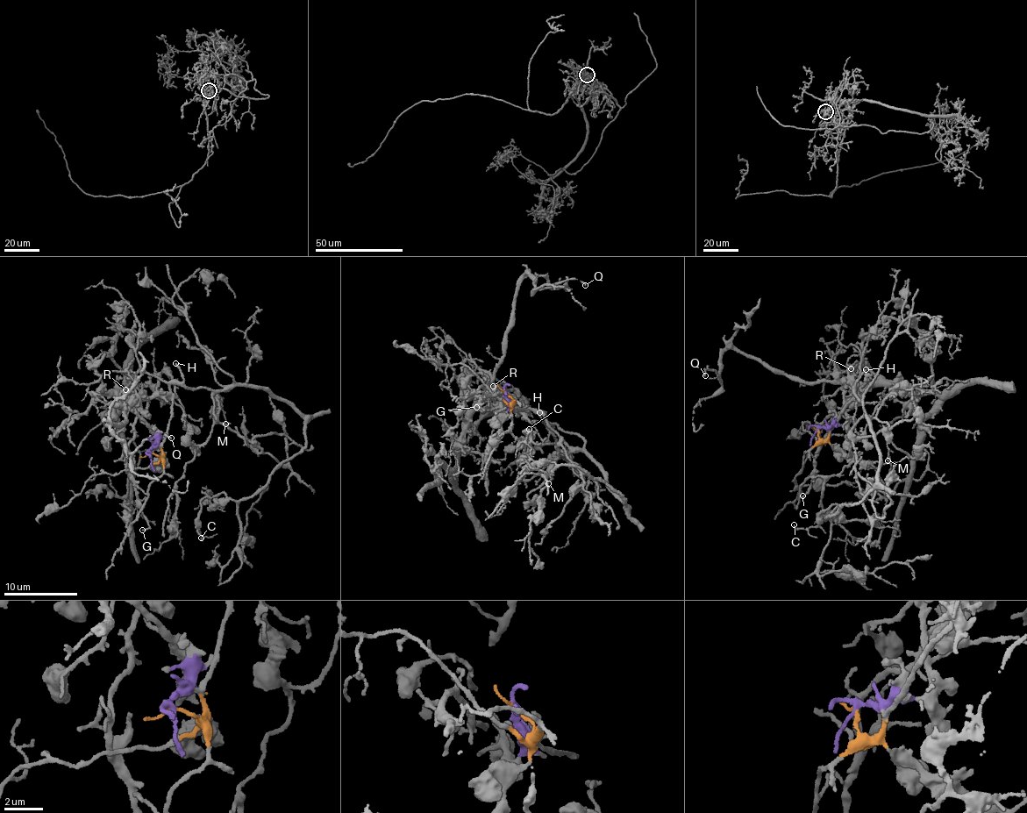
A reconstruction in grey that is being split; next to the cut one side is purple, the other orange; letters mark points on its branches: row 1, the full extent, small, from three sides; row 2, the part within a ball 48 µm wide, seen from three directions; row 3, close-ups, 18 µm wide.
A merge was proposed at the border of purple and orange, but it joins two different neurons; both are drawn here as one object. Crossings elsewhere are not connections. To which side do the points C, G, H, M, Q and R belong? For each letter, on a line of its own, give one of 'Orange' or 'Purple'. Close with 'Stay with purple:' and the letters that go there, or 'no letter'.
C: Orange
G: Purple
H: Orange
M: Orange
Q: Purple
R: Purple
Stay with purple: G, Q, R

